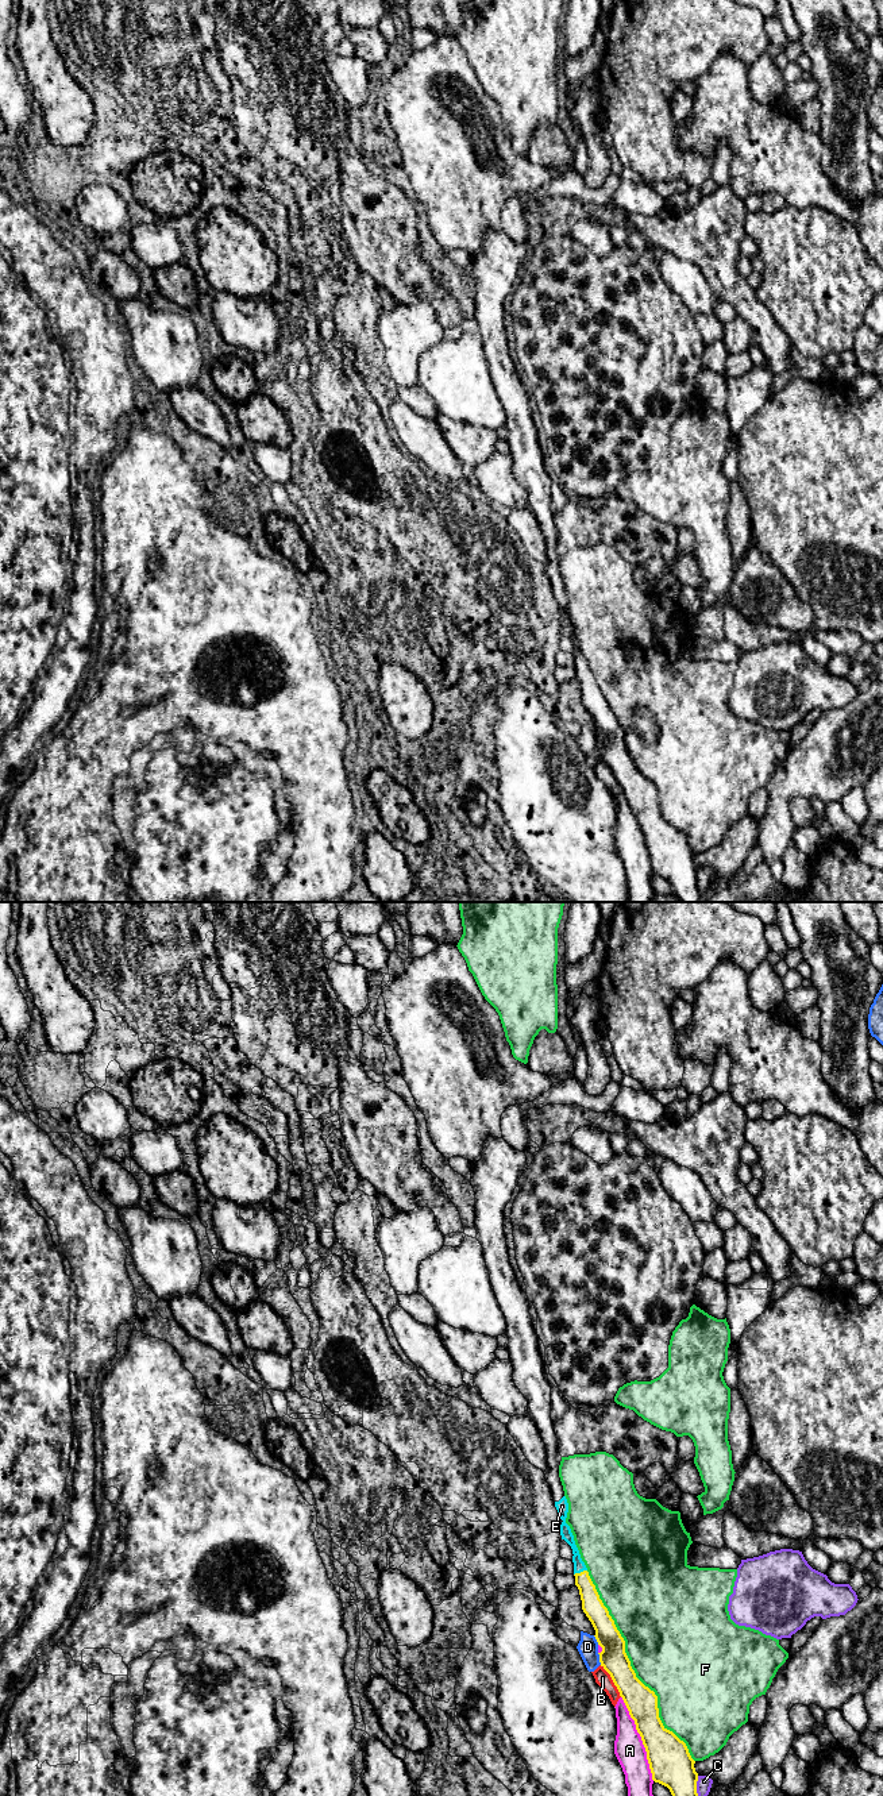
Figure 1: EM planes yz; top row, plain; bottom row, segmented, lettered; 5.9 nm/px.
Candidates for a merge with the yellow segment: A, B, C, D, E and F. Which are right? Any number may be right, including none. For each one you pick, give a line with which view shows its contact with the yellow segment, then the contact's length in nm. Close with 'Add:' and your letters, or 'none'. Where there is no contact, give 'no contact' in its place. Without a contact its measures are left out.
E: meets yellow in yz; contact 90 nm long
Add: E

